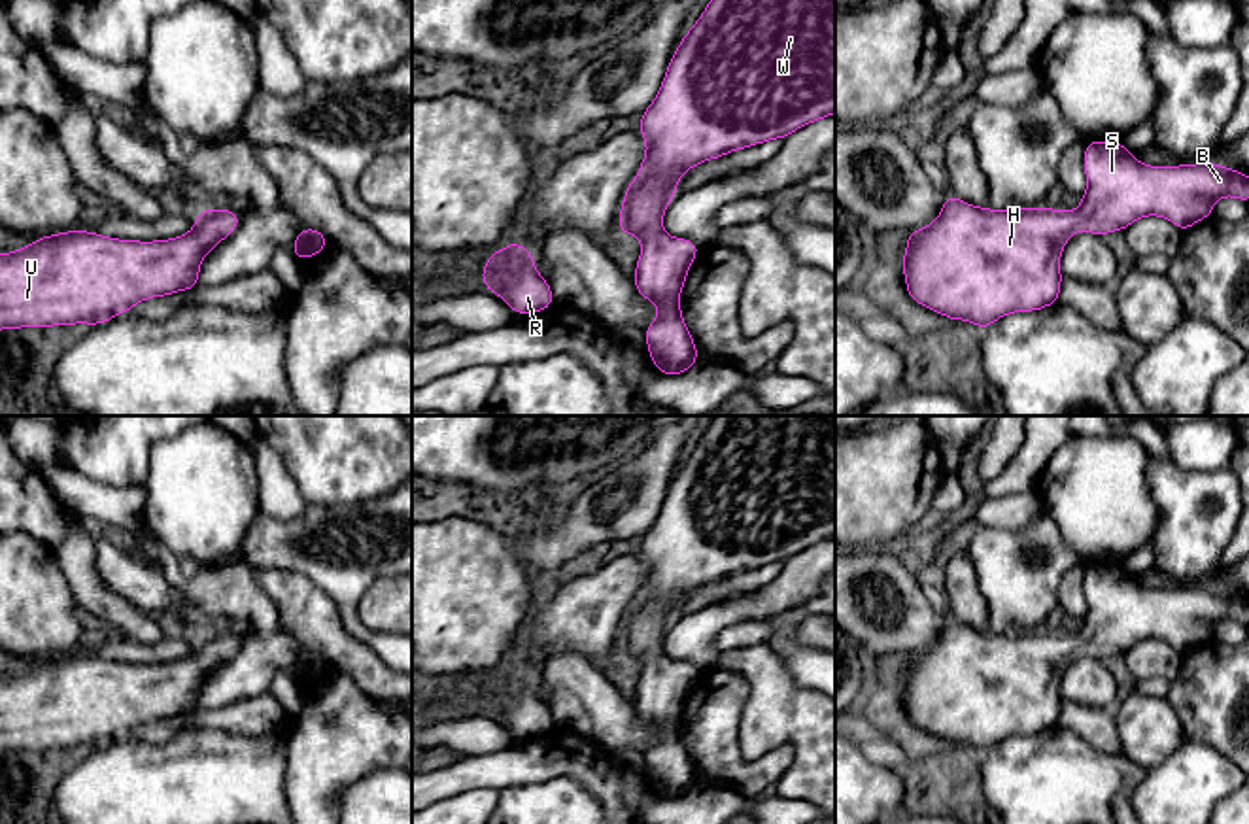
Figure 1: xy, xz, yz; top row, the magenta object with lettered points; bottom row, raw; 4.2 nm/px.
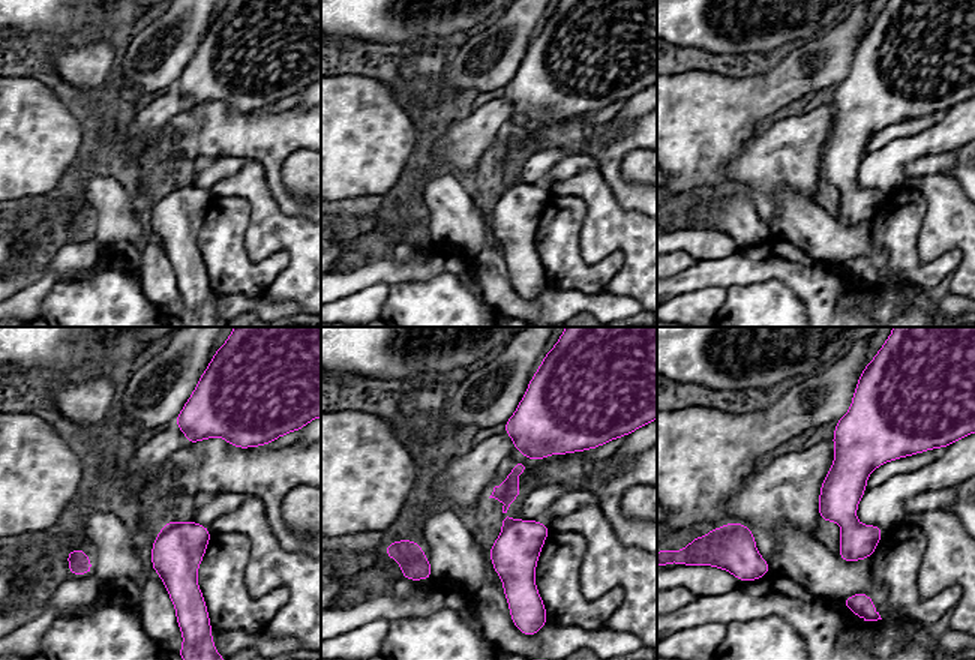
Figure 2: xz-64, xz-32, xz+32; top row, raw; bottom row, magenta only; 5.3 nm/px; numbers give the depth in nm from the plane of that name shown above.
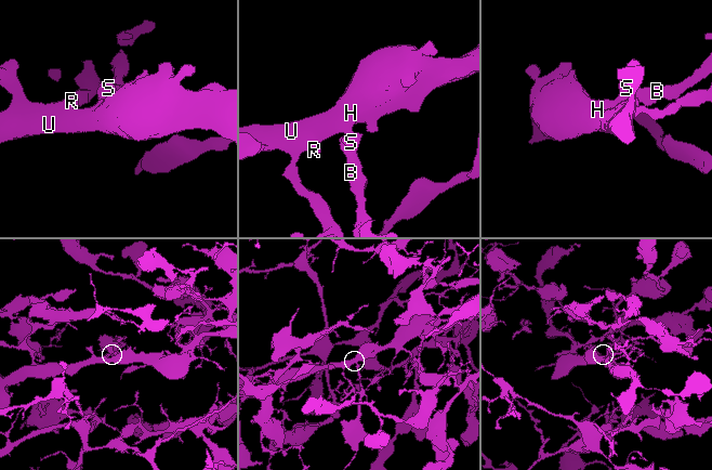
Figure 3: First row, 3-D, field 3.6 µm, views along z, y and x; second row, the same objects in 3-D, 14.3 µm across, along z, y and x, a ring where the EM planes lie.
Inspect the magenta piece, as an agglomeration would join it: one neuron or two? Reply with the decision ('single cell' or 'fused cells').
single cell

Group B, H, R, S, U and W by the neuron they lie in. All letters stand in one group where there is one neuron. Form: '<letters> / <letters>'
B H R S U W

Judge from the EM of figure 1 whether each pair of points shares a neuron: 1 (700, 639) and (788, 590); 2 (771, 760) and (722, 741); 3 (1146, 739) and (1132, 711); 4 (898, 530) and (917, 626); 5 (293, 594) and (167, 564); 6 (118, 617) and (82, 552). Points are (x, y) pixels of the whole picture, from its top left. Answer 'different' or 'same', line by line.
1: same
2: same
3: same
4: different
5: different
6: same

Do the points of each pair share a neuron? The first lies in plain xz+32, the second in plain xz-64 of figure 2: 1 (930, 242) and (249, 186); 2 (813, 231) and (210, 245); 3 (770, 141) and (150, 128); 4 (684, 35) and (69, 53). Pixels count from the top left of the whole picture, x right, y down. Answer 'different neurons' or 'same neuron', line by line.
1: same neuron
2: different neurons
3: same neuron
4: different neurons

